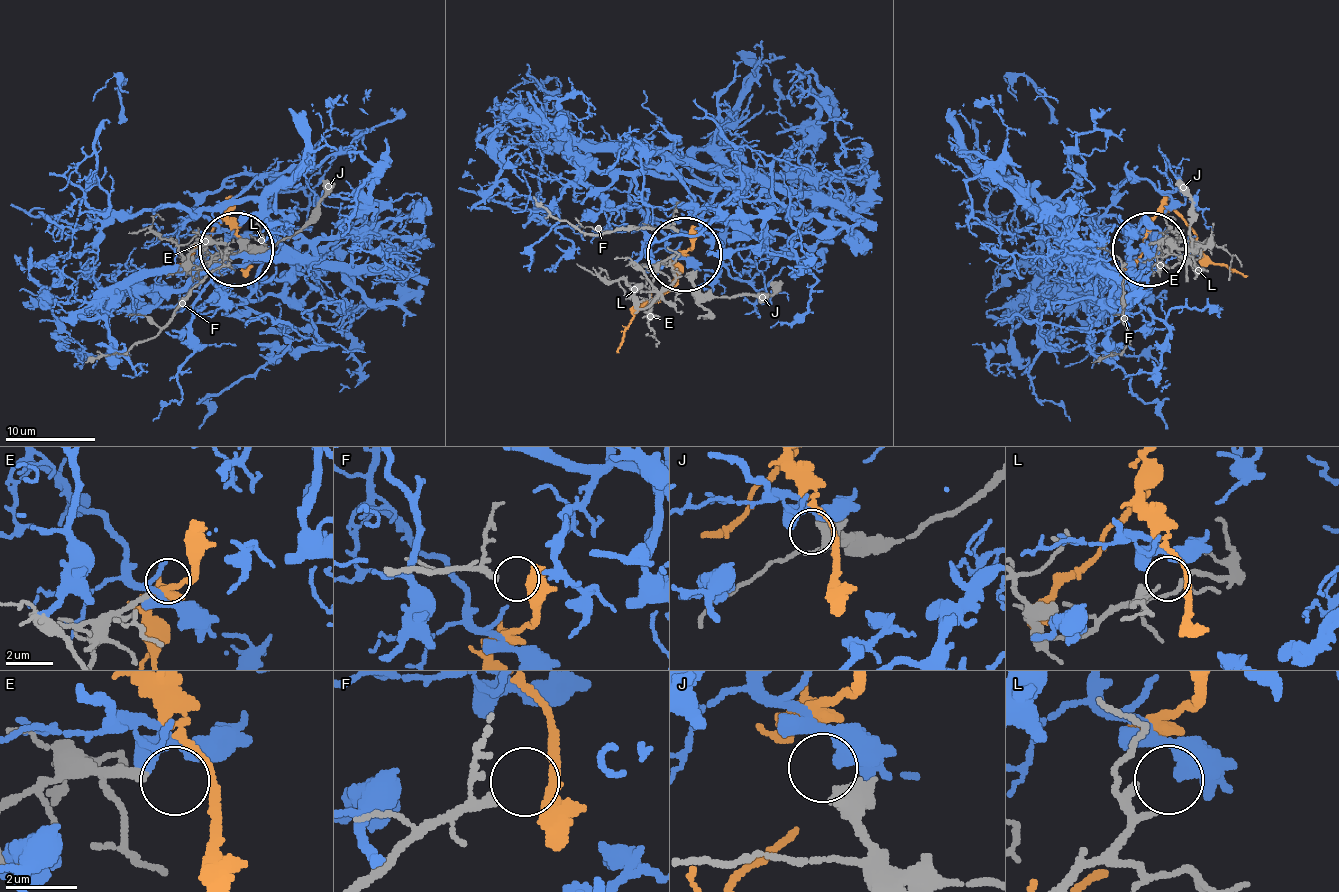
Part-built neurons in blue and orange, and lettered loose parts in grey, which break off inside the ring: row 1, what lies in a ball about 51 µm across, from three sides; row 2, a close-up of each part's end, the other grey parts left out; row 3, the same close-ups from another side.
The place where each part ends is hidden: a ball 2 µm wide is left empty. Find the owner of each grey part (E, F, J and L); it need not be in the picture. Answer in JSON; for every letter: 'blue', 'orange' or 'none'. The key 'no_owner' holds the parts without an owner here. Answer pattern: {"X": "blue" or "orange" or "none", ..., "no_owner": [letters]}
{"E": "none", "F": "none", "J": "none", "L": "blue", "no_owner": ["E", "F", "J"]}

